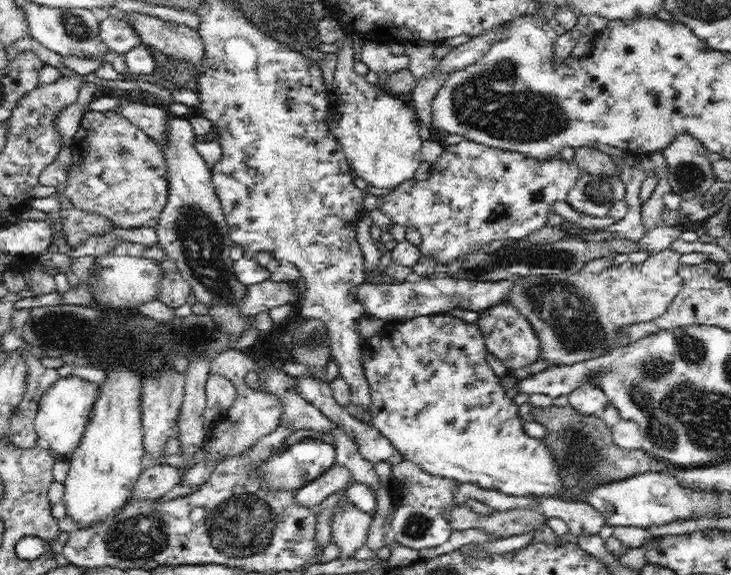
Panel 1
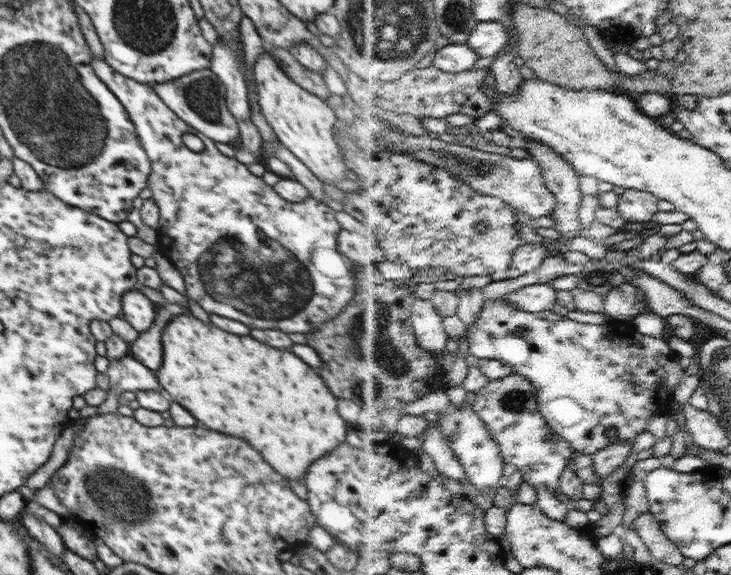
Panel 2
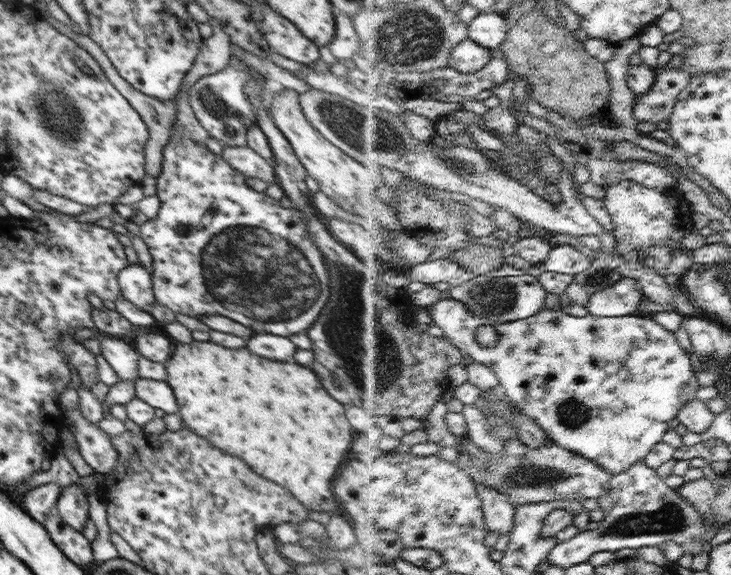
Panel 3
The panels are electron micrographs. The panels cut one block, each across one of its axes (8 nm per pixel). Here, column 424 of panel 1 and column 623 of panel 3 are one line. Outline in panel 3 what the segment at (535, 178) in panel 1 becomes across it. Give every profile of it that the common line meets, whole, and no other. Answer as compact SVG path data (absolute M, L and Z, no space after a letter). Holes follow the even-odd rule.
M623 180L617 184L605 187L605 189L606 197L604 198L604 204L616 225L615 234L617 235L619 252L624 255L634 252L634 250L643 250L643 254L645 254L643 262L646 265L658 268L664 276L676 274L682 279L696 264L695 251L688 250L684 246L684 238L688 236L689 232L694 232L694 211L692 206L684 202L682 195L676 189L658 192L658 190L648 188L648 186L639 184L634 180Z

